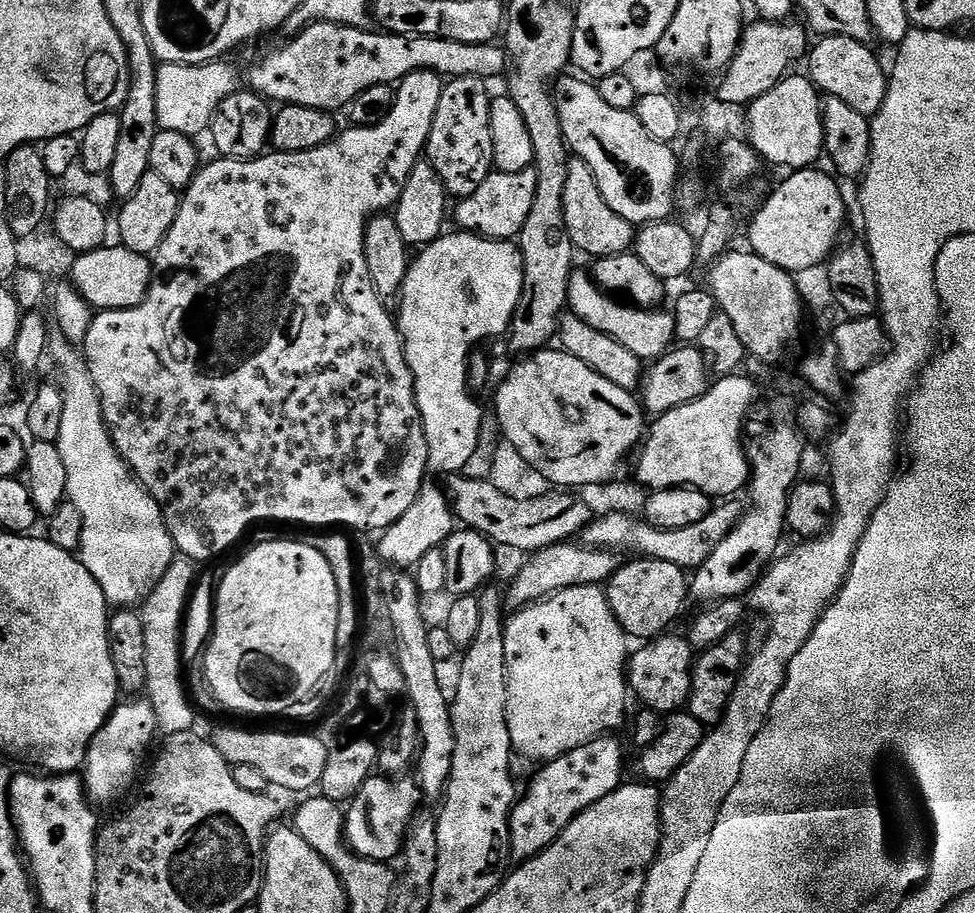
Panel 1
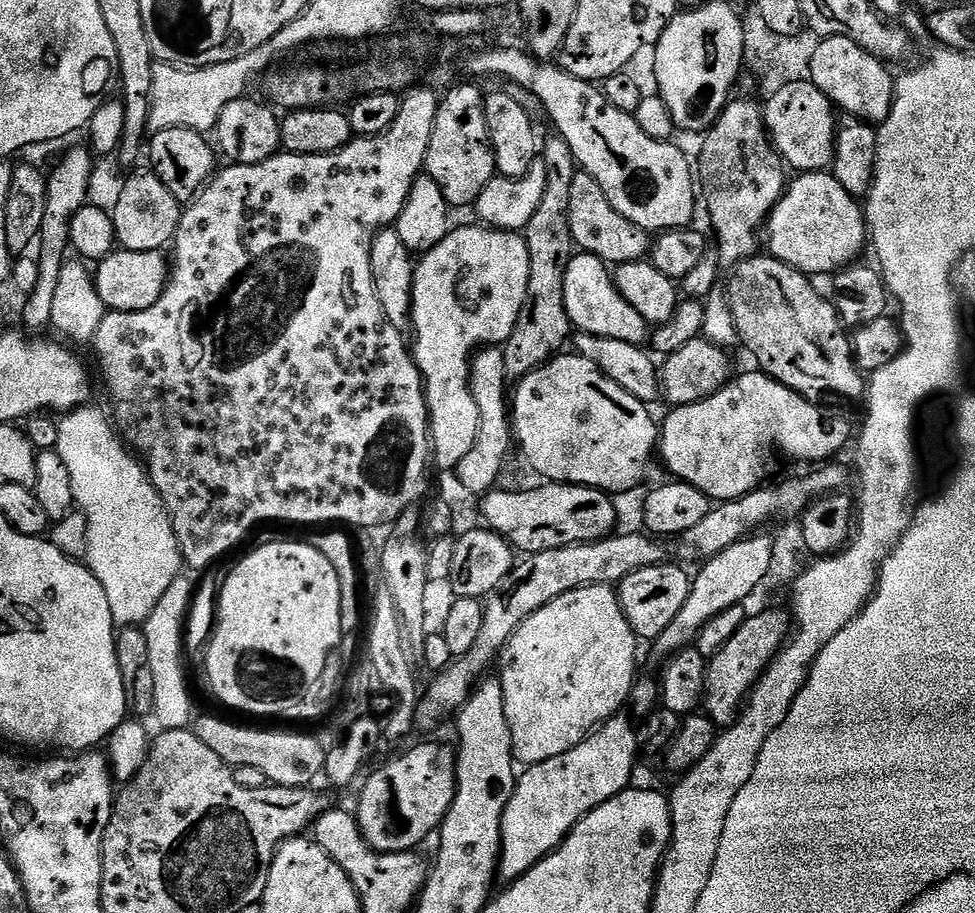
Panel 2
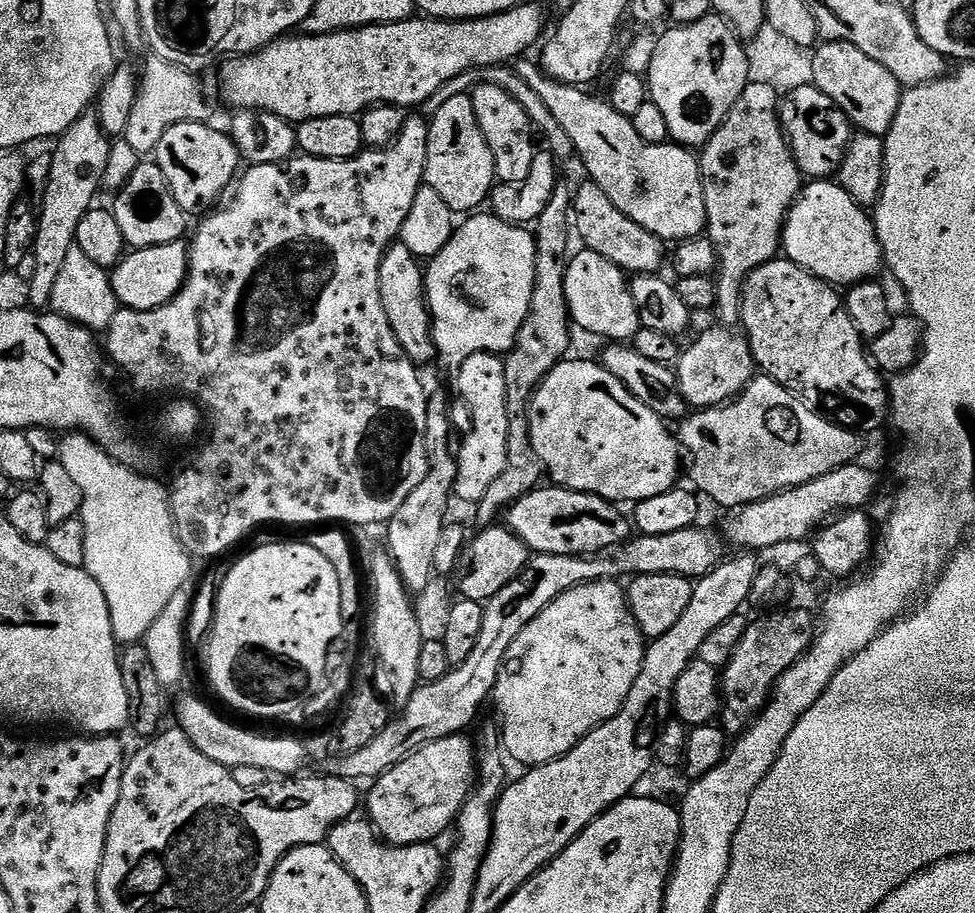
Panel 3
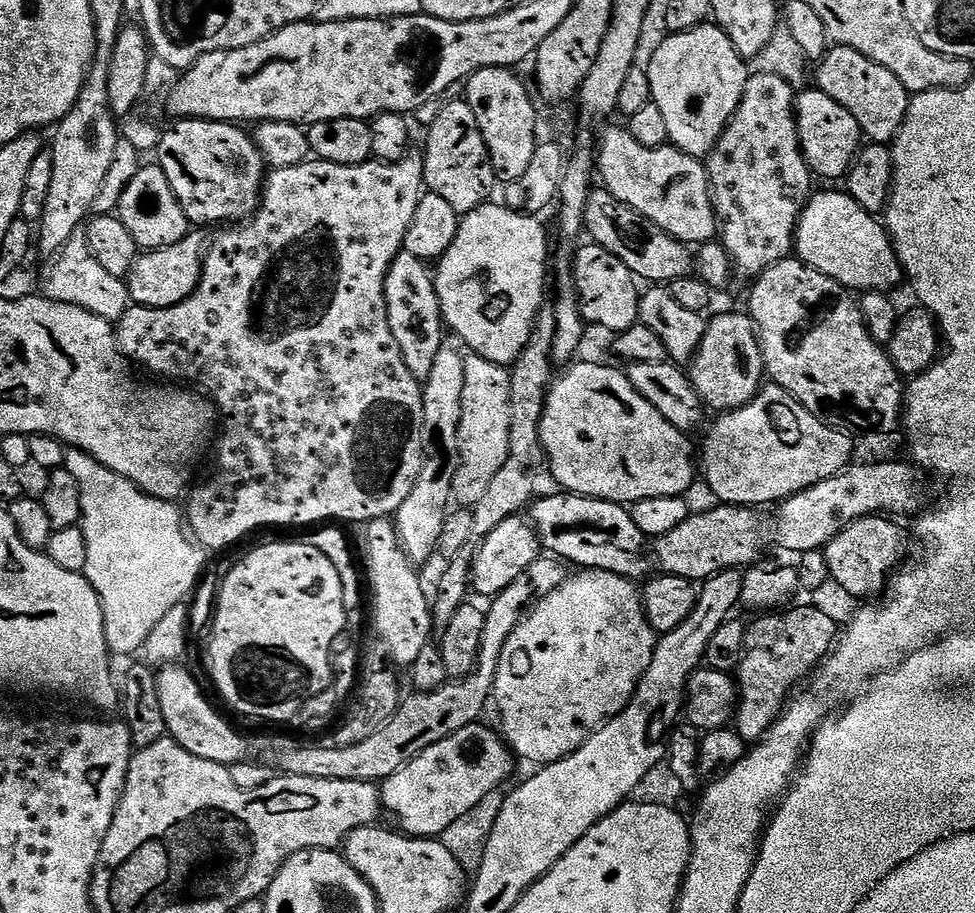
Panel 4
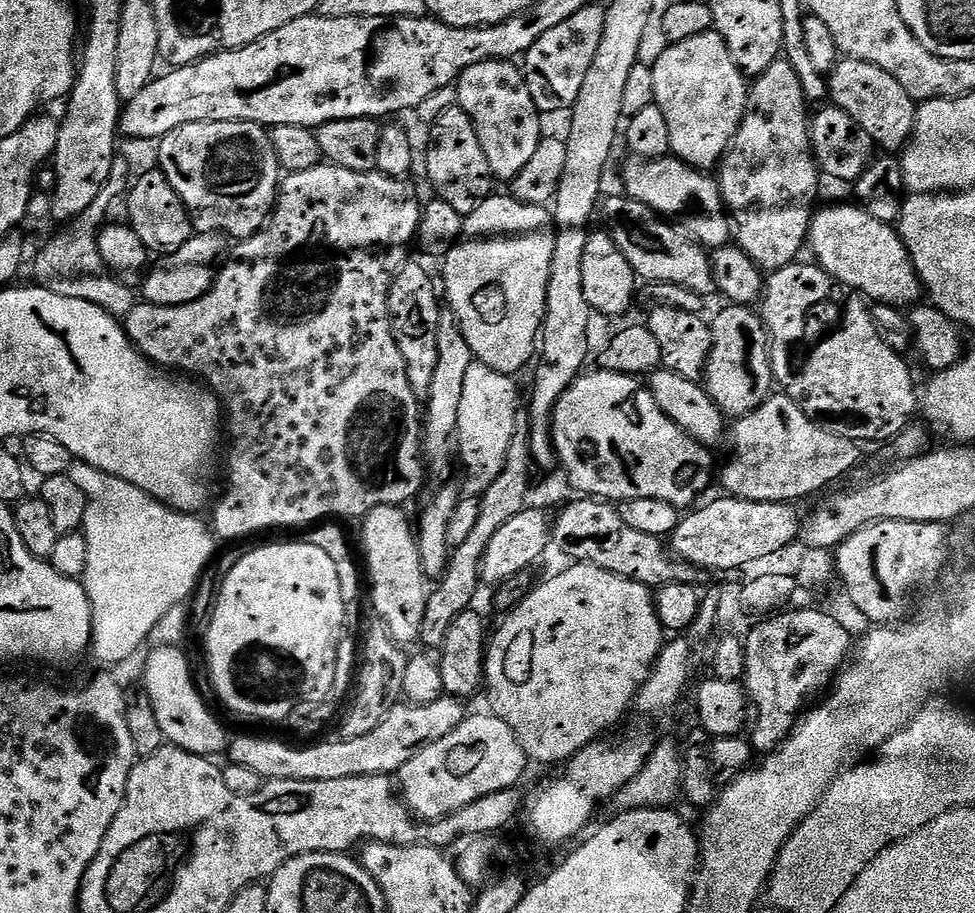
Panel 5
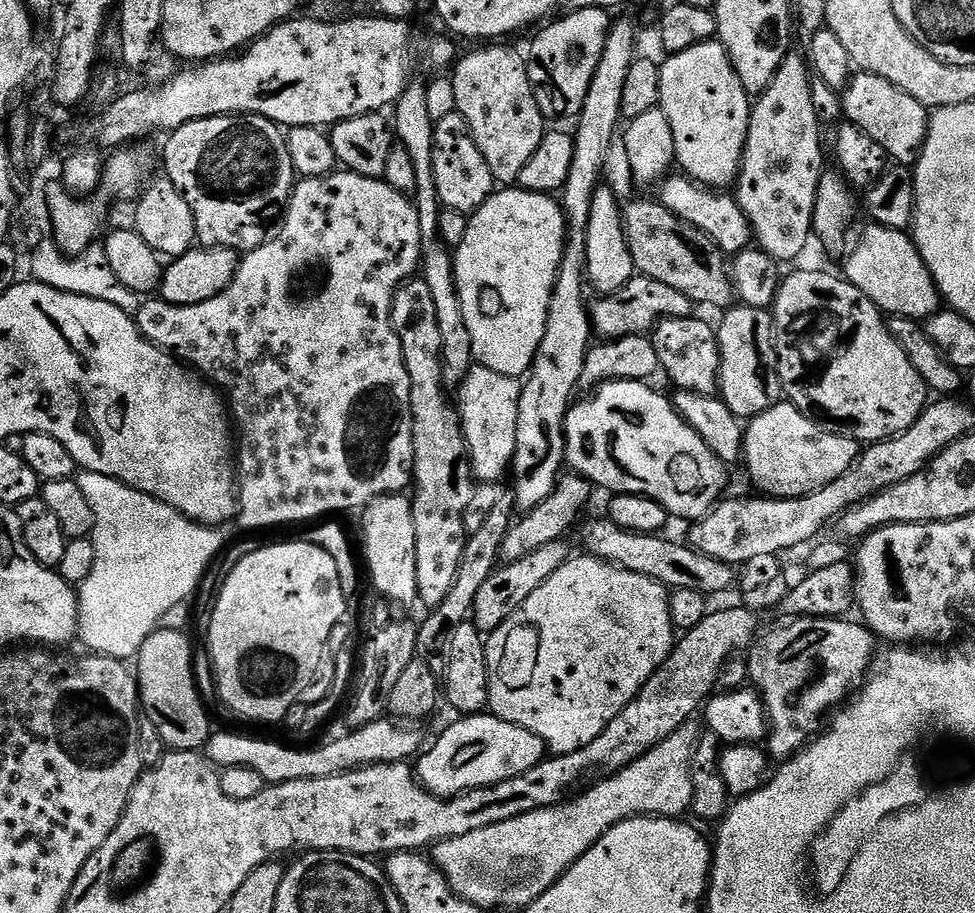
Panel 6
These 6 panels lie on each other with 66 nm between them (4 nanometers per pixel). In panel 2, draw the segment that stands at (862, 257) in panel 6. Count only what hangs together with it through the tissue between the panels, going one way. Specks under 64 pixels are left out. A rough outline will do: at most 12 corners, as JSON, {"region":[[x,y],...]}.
{"region":[[828,170],[787,185],[767,251],[809,278],[855,265],[869,239]]}

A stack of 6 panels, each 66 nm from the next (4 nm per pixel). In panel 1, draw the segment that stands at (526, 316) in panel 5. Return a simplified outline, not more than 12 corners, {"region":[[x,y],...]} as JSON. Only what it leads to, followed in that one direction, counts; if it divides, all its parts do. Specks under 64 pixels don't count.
{"region":[[510,240],[419,249],[398,327],[429,473],[463,473],[486,417],[468,357],[522,298]]}

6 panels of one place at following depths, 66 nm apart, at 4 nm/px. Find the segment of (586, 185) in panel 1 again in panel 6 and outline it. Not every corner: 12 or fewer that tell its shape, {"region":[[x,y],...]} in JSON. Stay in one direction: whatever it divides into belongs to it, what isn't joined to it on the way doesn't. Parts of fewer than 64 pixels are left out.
{"region":[[666,205],[622,208],[637,273],[733,307],[719,246]]}

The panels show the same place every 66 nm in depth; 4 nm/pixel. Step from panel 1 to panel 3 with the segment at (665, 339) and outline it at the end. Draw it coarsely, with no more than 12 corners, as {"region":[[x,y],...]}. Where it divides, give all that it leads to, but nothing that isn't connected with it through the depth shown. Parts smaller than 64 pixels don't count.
{"region":[[577,251],[566,302],[577,329],[628,342],[641,328],[629,277]]}

